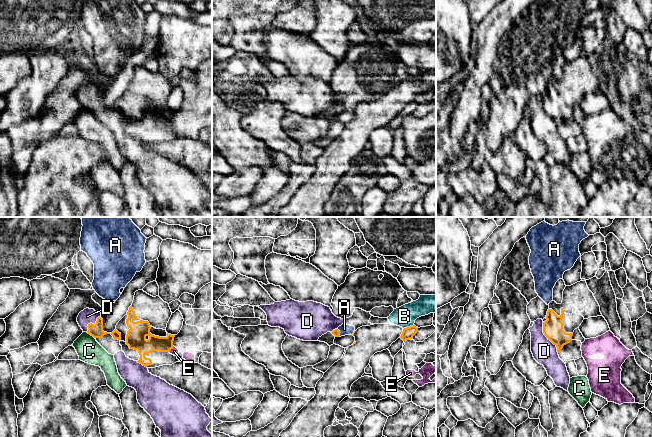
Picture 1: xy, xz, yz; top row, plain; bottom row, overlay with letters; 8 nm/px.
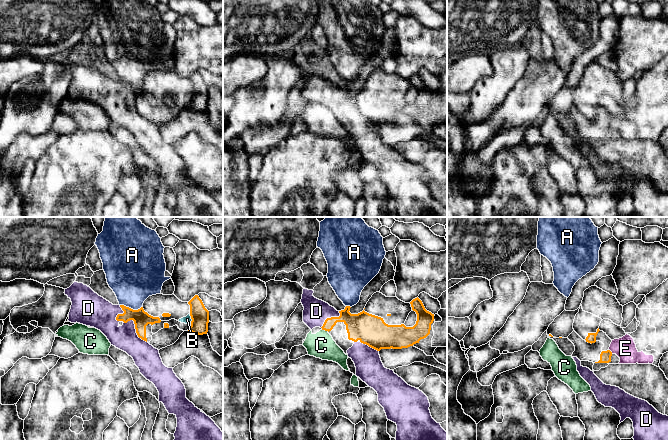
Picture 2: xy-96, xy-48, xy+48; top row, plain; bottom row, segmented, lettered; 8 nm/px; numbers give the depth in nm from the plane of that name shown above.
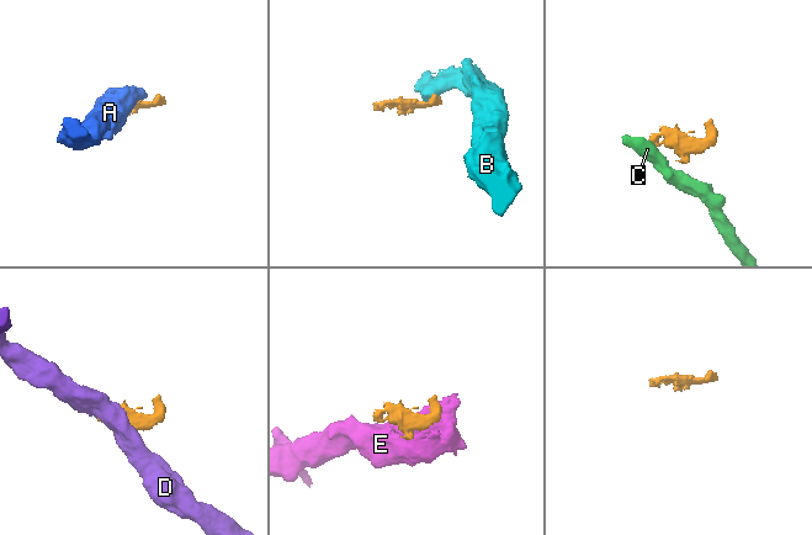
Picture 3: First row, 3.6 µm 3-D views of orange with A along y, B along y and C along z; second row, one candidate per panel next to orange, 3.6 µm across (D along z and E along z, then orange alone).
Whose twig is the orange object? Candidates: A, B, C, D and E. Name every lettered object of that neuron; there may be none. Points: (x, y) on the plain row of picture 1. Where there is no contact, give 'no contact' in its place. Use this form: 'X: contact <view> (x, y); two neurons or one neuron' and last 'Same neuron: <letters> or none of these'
A: contact xz (339, 108); two neurons
B: contact xz (408, 103); two neurons
C: contact xy (90, 110); two neurons
D: contact yz (546, 112); two neurons
E: contact xy (170, 125); two neurons
Same neuron: none of these

